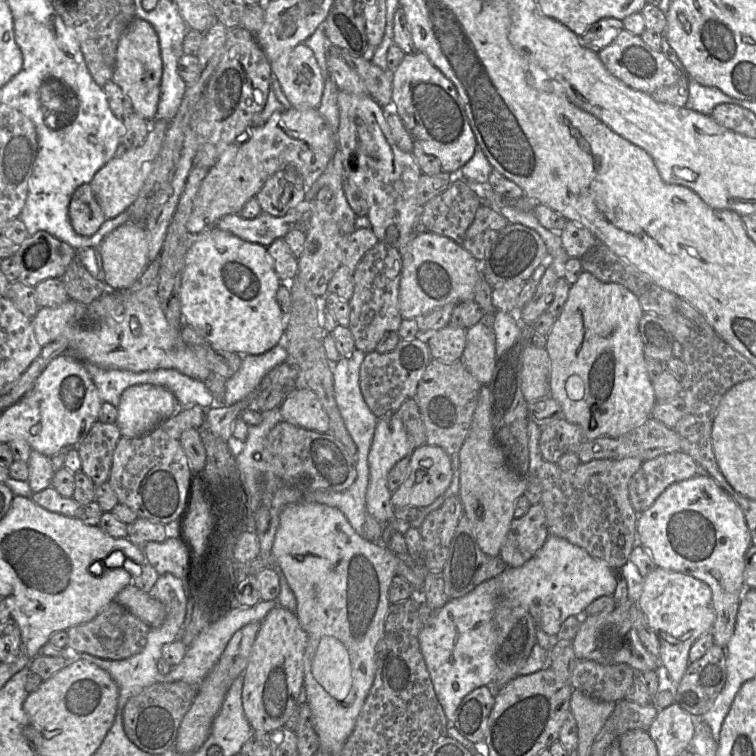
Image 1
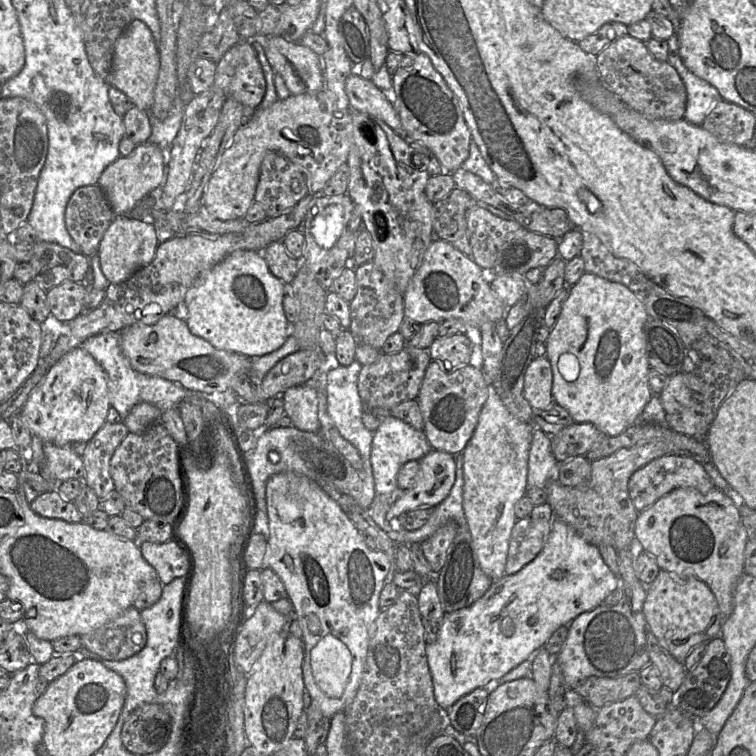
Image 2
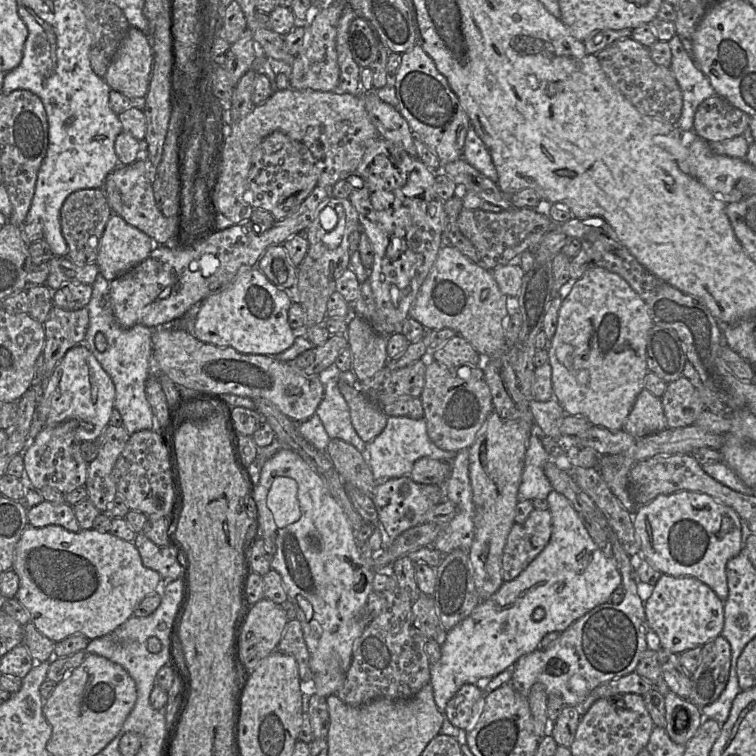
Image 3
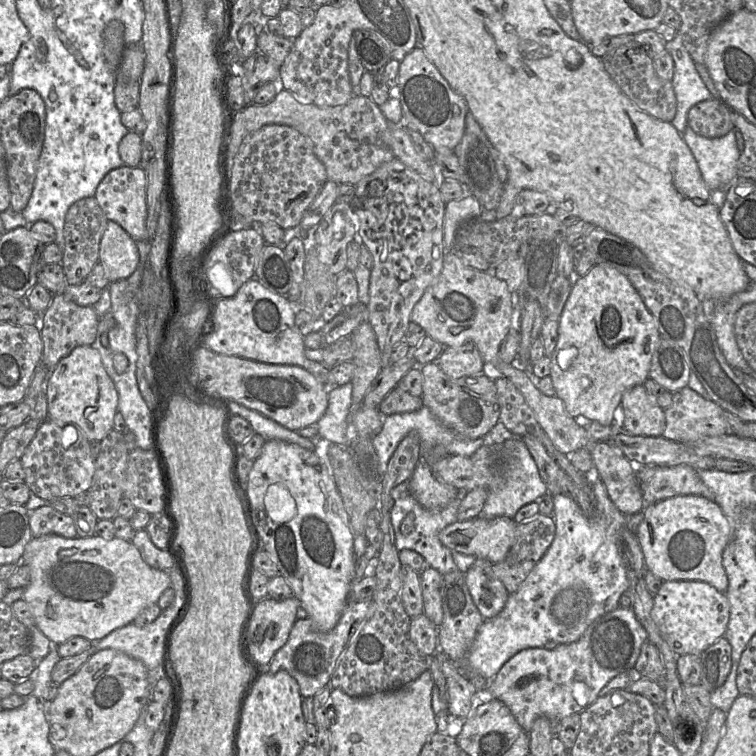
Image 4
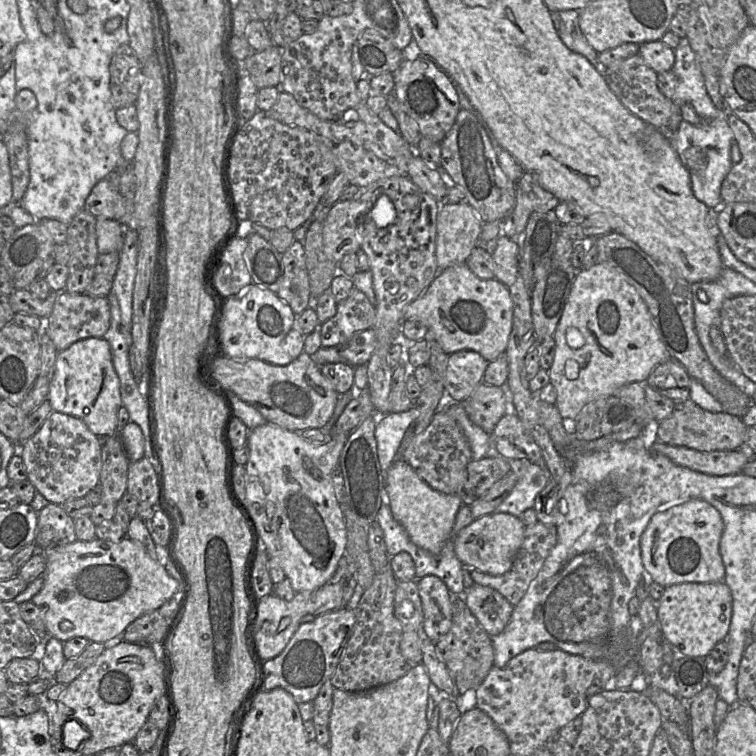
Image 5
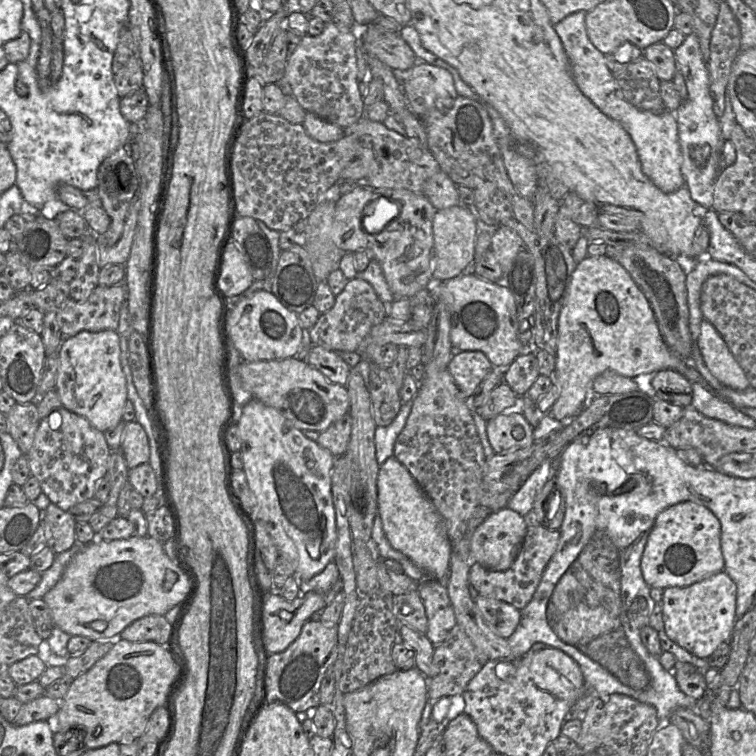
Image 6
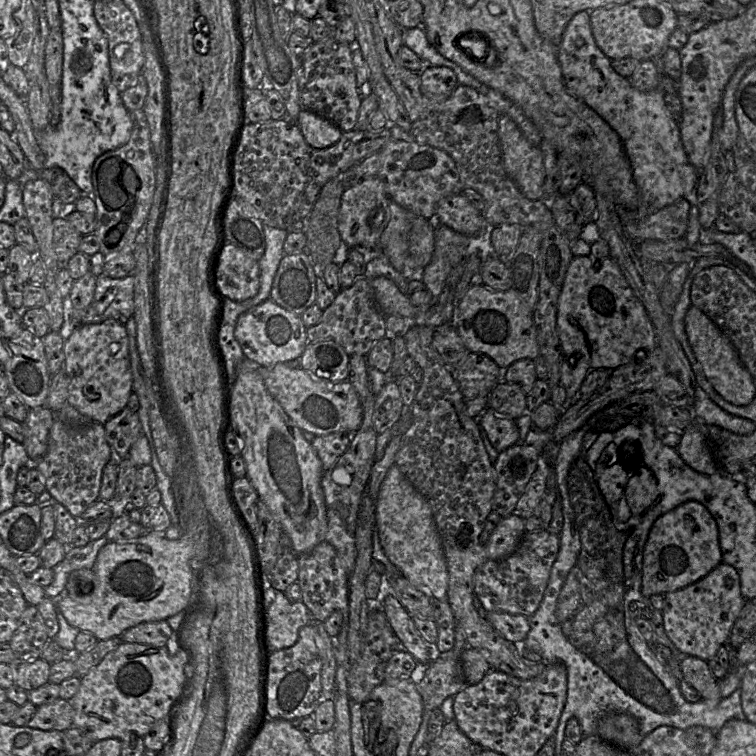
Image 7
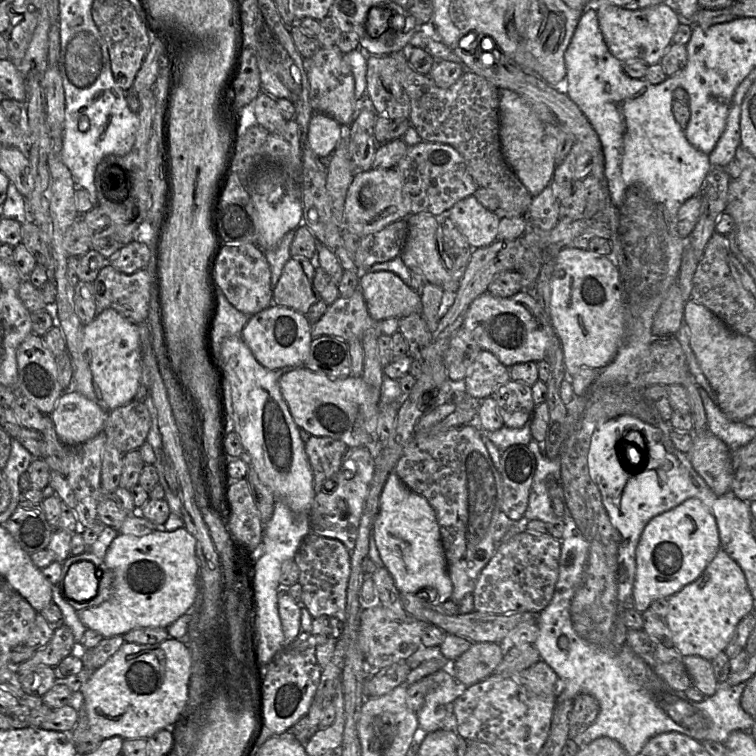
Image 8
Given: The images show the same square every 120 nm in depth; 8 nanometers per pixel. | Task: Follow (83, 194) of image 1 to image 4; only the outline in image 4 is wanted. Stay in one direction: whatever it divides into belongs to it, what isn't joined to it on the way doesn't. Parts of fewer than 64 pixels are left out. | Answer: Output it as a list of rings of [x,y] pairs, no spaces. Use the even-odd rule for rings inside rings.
[[[94,196],[80,199],[68,209],[64,223],[64,250],[61,261],[67,284],[77,285],[84,282],[94,265],[99,262],[100,242],[108,221]]]

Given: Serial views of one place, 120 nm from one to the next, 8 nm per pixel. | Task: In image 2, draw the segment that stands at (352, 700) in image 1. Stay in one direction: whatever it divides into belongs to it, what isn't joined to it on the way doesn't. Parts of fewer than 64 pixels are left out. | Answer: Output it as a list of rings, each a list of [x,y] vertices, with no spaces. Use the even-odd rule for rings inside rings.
[[[281,472],[271,476],[266,484],[266,507],[269,537],[262,569],[273,570],[284,584],[303,634],[304,686],[312,700],[318,703],[323,715],[331,719],[337,712],[344,712],[360,686],[369,641],[381,612],[380,593],[392,568],[392,560],[383,551],[369,549],[362,534],[339,504],[315,481],[304,475]]]

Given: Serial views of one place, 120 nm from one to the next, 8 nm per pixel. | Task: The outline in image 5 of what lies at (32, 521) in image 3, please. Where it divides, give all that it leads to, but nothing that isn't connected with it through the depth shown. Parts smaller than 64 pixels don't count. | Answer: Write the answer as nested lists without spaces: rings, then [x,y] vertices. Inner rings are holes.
[[[48,503],[38,512],[35,544],[38,549],[50,549],[76,541],[74,520],[61,505]]]

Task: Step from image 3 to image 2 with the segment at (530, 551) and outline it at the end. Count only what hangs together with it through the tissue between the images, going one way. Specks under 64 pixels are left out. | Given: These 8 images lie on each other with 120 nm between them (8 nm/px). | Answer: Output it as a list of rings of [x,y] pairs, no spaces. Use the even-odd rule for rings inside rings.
[[[548,503],[534,506],[531,513],[516,521],[512,528],[505,575],[513,575],[531,562],[545,545],[553,520]]]

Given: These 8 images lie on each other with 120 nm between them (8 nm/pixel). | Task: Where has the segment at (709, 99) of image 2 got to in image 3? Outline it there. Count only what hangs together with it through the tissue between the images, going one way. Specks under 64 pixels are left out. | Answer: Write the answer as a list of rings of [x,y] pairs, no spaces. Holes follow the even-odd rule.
[[[676,34],[668,44],[672,52],[670,68],[683,93],[682,113],[676,126],[689,132],[693,129],[698,106],[716,92],[688,52],[688,42],[684,42]]]

